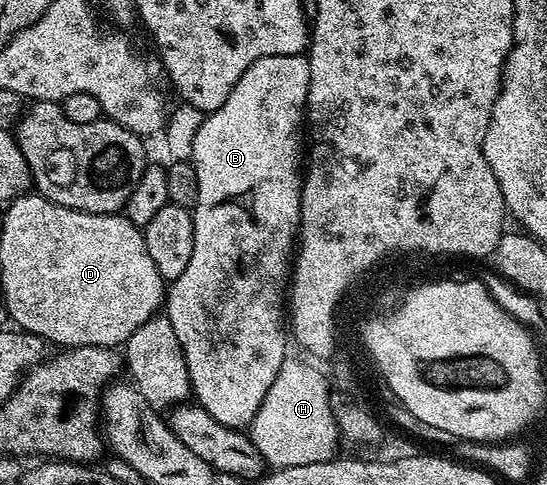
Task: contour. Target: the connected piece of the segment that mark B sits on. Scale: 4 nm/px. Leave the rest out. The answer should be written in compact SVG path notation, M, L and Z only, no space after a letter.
M301 54L301 55L299 55L299 56L271 56L271 57L270 57L270 58L262 58L262 59L261 59L261 60L259 60L259 61L258 61L258 62L254 62L254 66L250 66L250 70L246 70L246 74L242 74L242 78L238 78L238 82L237 82L237 83L236 83L236 85L235 85L235 86L234 86L234 90L233 90L233 91L232 91L232 93L231 93L231 94L230 94L230 98L226 98L226 102L222 102L222 106L221 106L221 107L220 107L220 108L219 108L219 109L218 109L218 110L214 110L214 111L213 111L213 112L210 112L210 113L207 113L207 115L205 115L205 117L204 117L204 120L203 120L203 122L201 122L201 128L200 128L200 129L199 129L199 130L198 130L198 132L197 132L197 136L196 136L196 137L195 137L195 138L194 138L194 144L193 144L193 150L192 150L192 157L191 157L191 159L190 159L190 160L191 160L191 163L193 163L193 164L195 164L195 165L196 165L196 173L197 173L197 174L198 174L198 202L197 202L197 203L196 203L196 206L195 206L195 209L194 209L194 211L193 211L193 212L192 212L192 221L193 221L193 222L194 222L194 254L190 254L190 262L189 262L189 263L188 263L188 265L187 265L187 266L186 266L186 270L182 270L182 274L181 274L181 275L180 275L180 277L179 277L179 278L178 278L178 279L177 279L177 280L173 280L173 281L171 281L171 283L169 283L169 284L168 284L168 285L167 285L167 288L166 288L166 315L168 315L168 317L169 317L169 318L170 318L170 326L174 326L174 334L175 334L175 335L176 335L176 336L177 336L177 338L178 338L178 346L182 346L182 354L186 354L186 370L190 370L190 382L191 382L191 383L192 383L192 396L193 396L193 397L194 397L194 400L195 400L195 403L196 403L196 404L198 404L198 405L200 405L200 406L201 406L201 407L203 407L203 408L204 408L204 409L205 409L205 410L206 410L206 412L207 412L207 413L208 413L208 414L210 414L210 417L212 417L212 418L216 418L216 419L217 419L217 420L218 420L218 422L220 422L220 423L222 423L222 425L223 425L223 426L226 426L226 427L230 427L230 428L238 428L238 429L241 429L241 430L244 430L244 429L247 429L247 428L248 428L248 427L249 427L249 425L250 425L250 424L251 424L251 422L252 422L252 419L254 419L254 417L255 417L255 415L256 415L256 414L258 414L258 410L259 410L259 407L260 407L260 406L262 406L262 402L263 402L263 399L264 399L264 398L266 398L266 394L267 394L267 391L268 391L268 390L270 390L270 386L271 386L271 383L272 383L272 382L274 382L274 378L277 378L277 376L278 376L278 372L279 372L279 368L280 368L280 367L281 367L281 366L283 366L283 364L284 364L284 362L285 362L285 361L286 361L286 357L287 357L287 356L288 356L288 355L289 355L289 353L288 353L288 354L287 354L287 352L288 352L288 340L289 340L289 337L288 337L288 336L287 336L287 335L286 335L286 285L287 285L287 284L288 284L288 283L289 283L289 280L290 280L290 269L291 269L291 268L292 268L292 267L293 267L293 264L294 264L294 249L295 249L295 248L296 248L296 247L297 247L297 244L298 244L298 233L299 233L299 230L300 230L300 189L301 189L301 187L302 187L302 144L301 144L301 148L300 148L300 132L301 132L301 136L302 136L302 129L303 129L303 128L304 128L304 127L305 127L305 124L306 124L306 105L307 105L307 103L308 103L308 87L309 87L309 86L310 86L310 62L309 62L309 61L308 61L308 58L307 58L307 55L304 55L304 54Z

